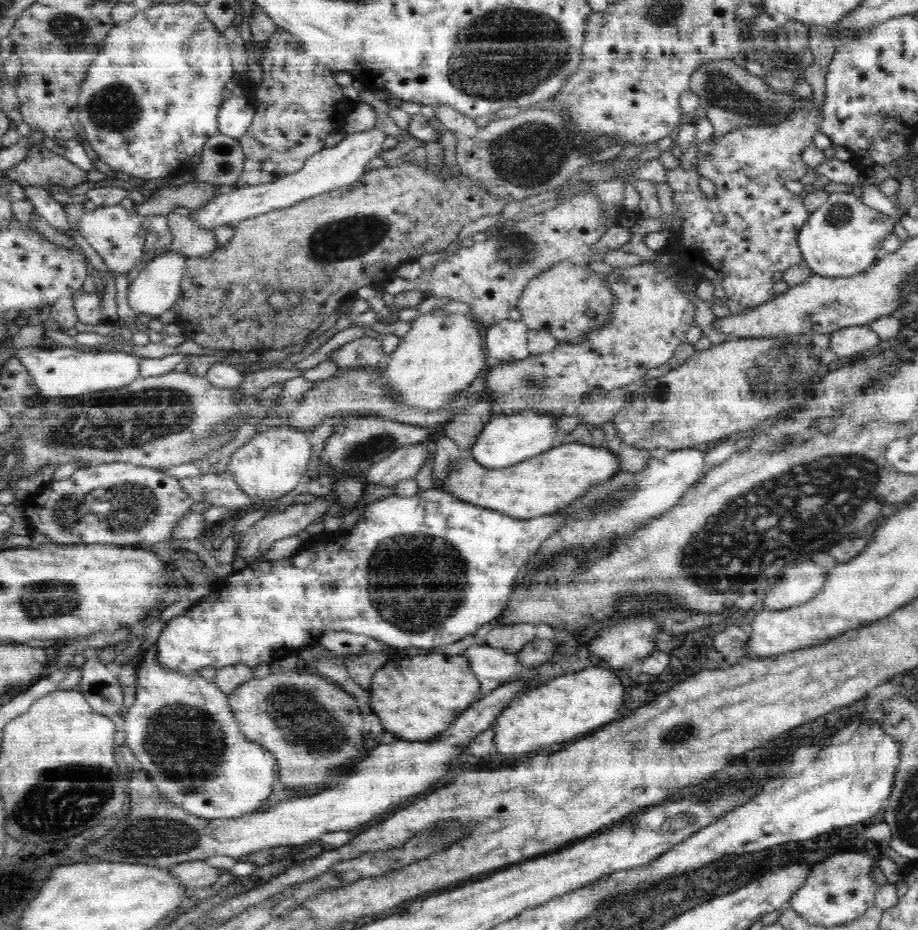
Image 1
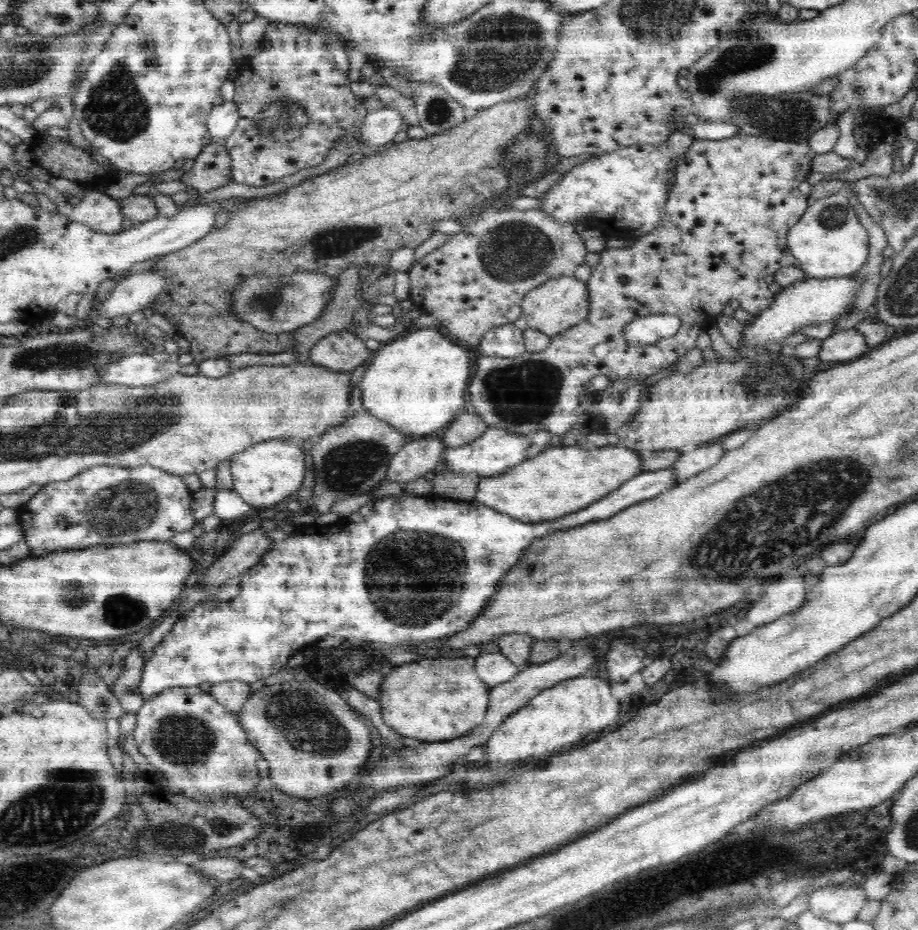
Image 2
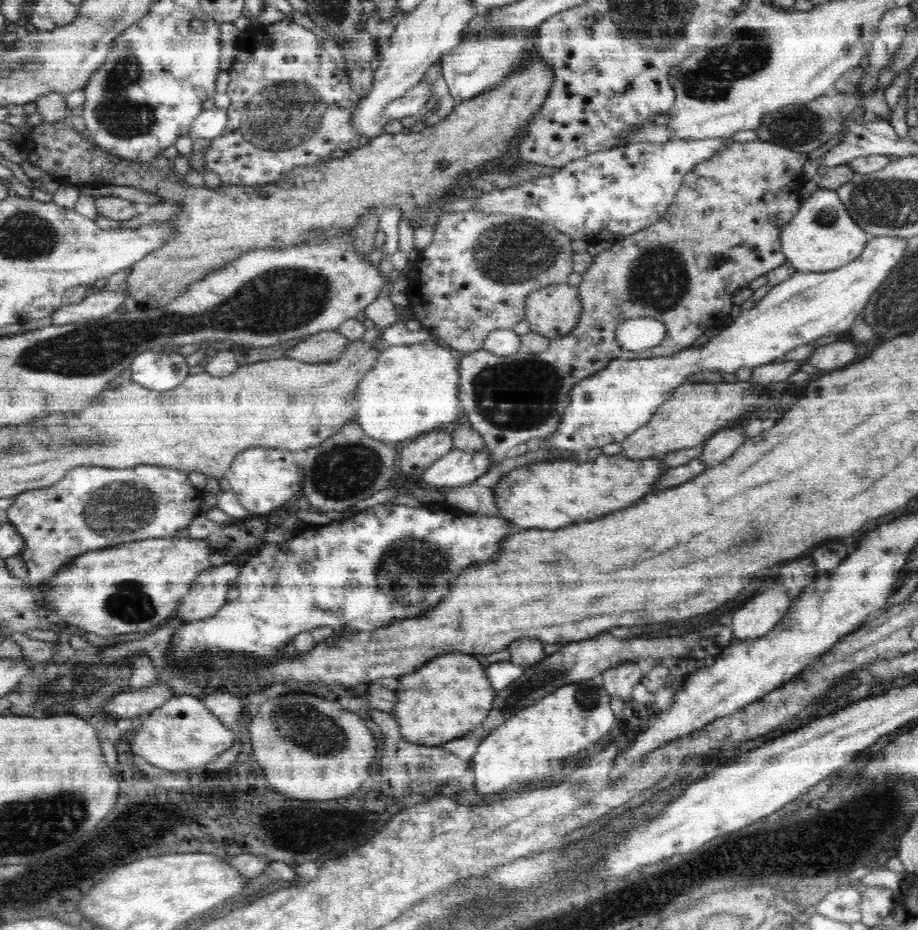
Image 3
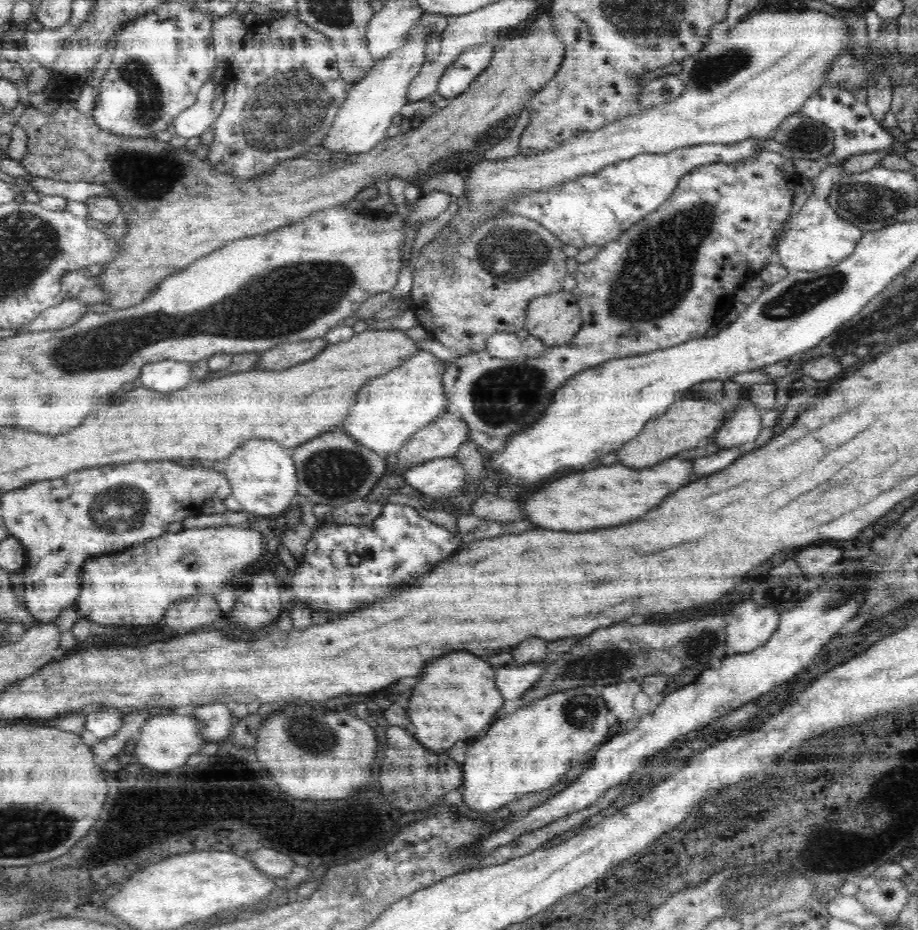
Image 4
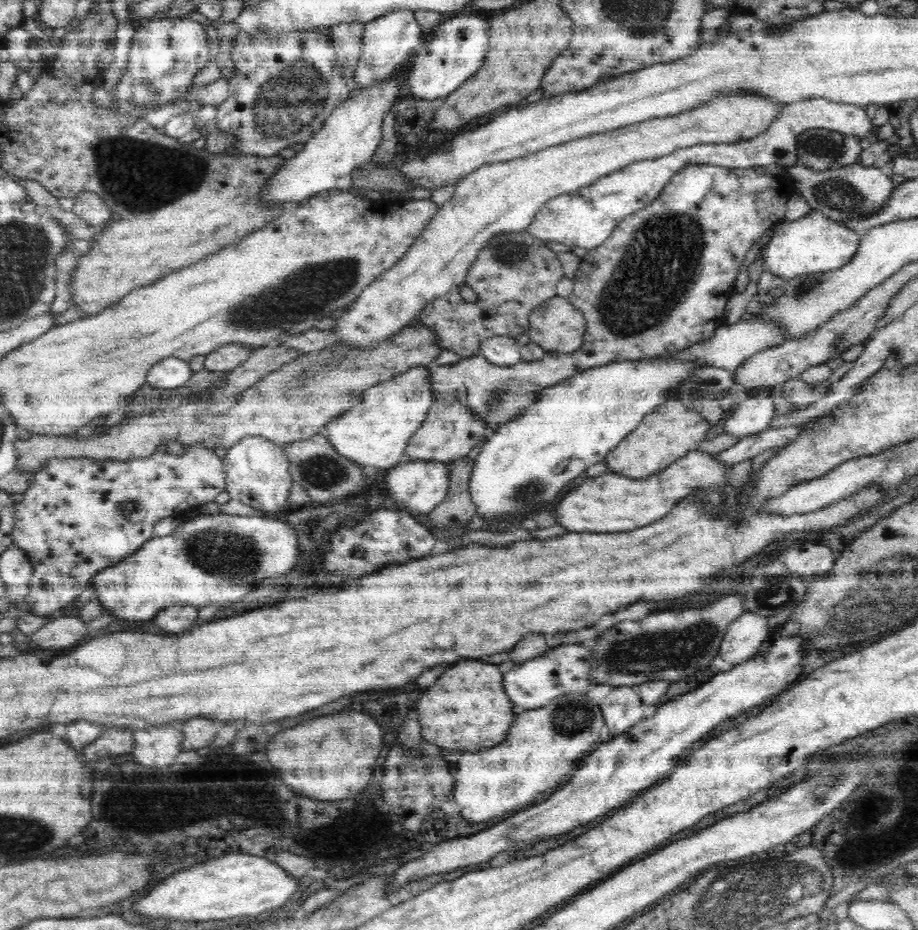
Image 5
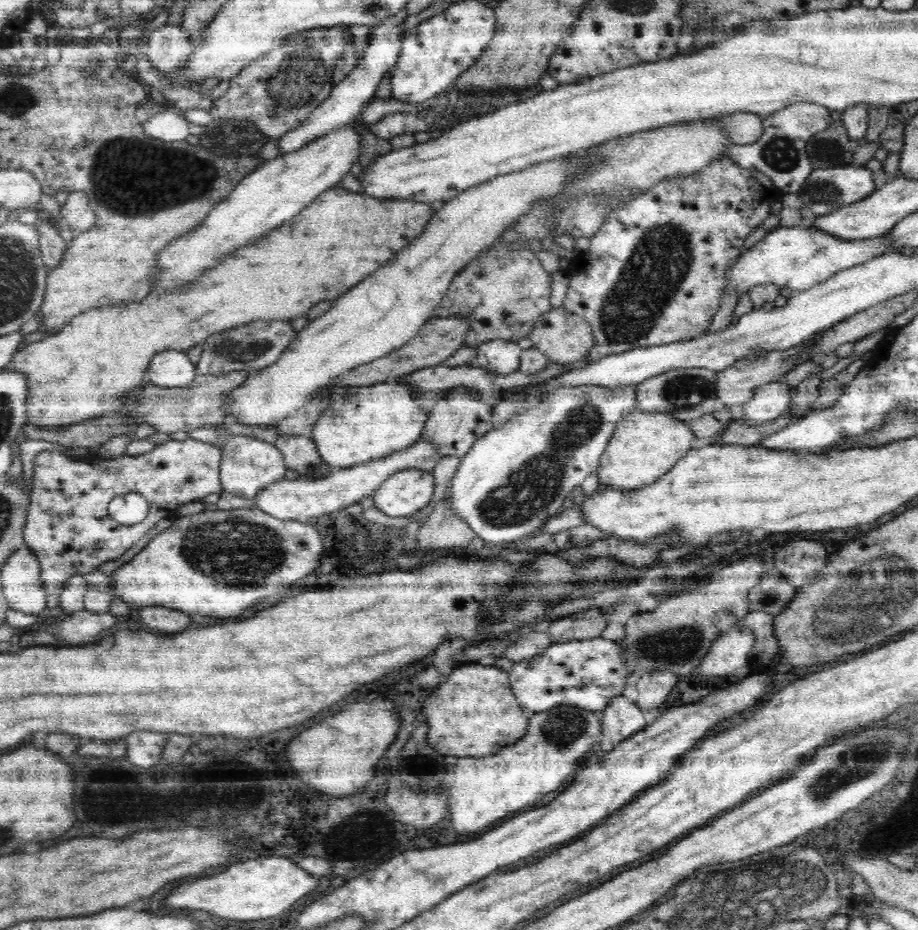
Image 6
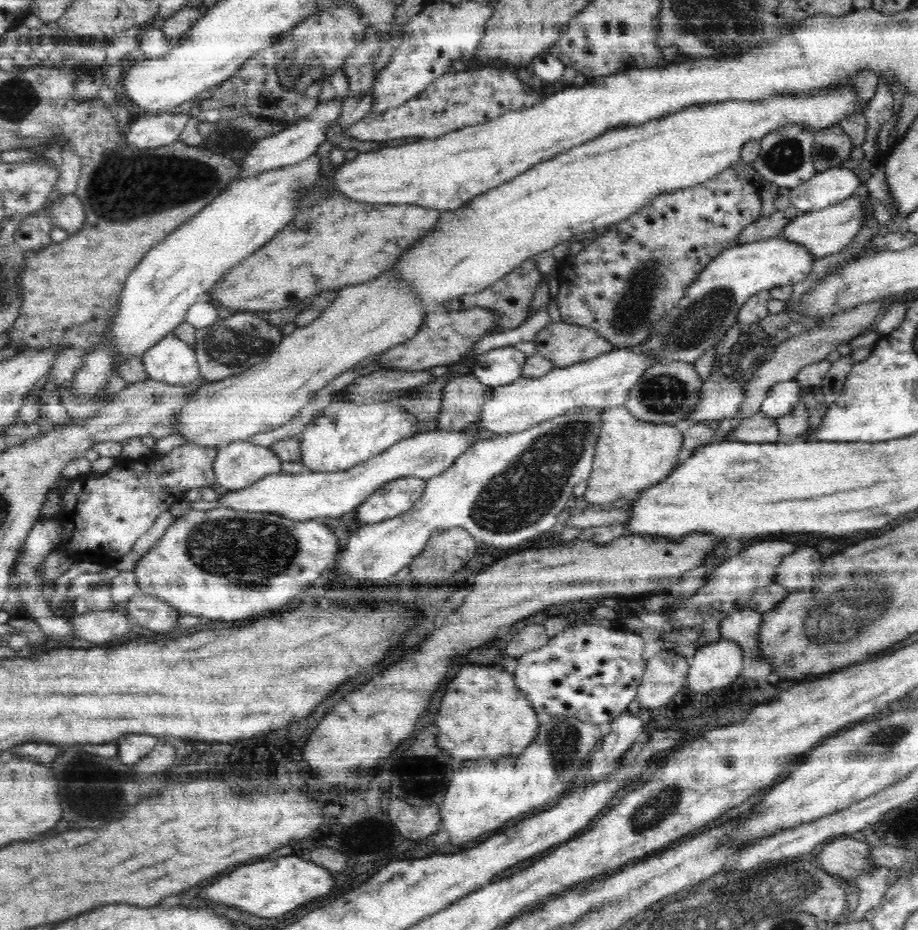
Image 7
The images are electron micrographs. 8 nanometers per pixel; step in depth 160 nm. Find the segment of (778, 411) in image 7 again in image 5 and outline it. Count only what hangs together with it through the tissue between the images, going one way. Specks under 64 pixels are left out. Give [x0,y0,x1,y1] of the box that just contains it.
[724,387,776,439]

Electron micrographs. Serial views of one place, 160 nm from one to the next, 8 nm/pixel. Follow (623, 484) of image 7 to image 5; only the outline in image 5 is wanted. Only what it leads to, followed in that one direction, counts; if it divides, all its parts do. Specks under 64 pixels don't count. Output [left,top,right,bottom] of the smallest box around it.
[604,400,711,480]

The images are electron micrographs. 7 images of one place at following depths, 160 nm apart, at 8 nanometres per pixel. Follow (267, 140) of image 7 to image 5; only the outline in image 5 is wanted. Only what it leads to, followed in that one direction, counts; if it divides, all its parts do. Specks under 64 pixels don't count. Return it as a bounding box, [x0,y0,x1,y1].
[350,10,425,91]

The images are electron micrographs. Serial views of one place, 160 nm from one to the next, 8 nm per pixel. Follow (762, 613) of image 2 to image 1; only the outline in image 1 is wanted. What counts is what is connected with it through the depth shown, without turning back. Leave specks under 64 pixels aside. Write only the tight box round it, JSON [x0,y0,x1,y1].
[762,562,828,610]

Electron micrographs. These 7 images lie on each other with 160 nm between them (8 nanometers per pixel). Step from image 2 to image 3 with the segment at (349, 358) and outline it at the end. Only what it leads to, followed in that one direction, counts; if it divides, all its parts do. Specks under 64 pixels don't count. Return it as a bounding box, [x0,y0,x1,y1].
[284,330,351,363]

